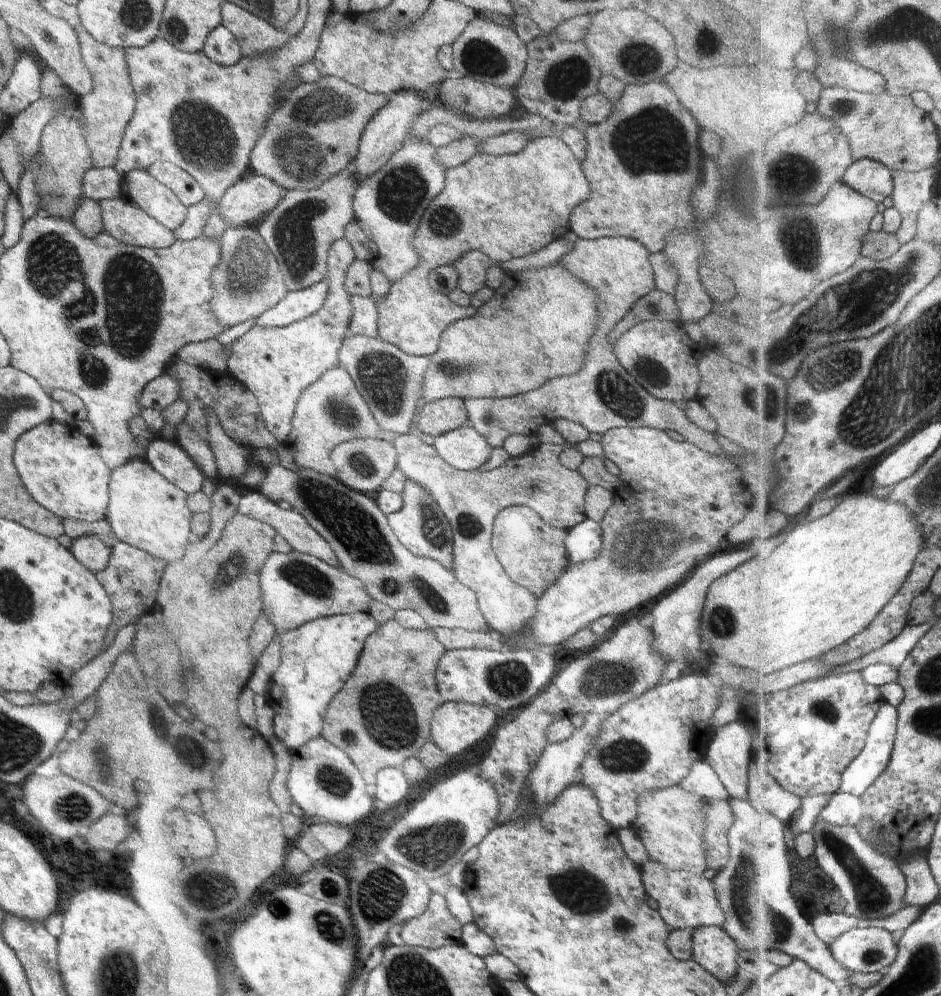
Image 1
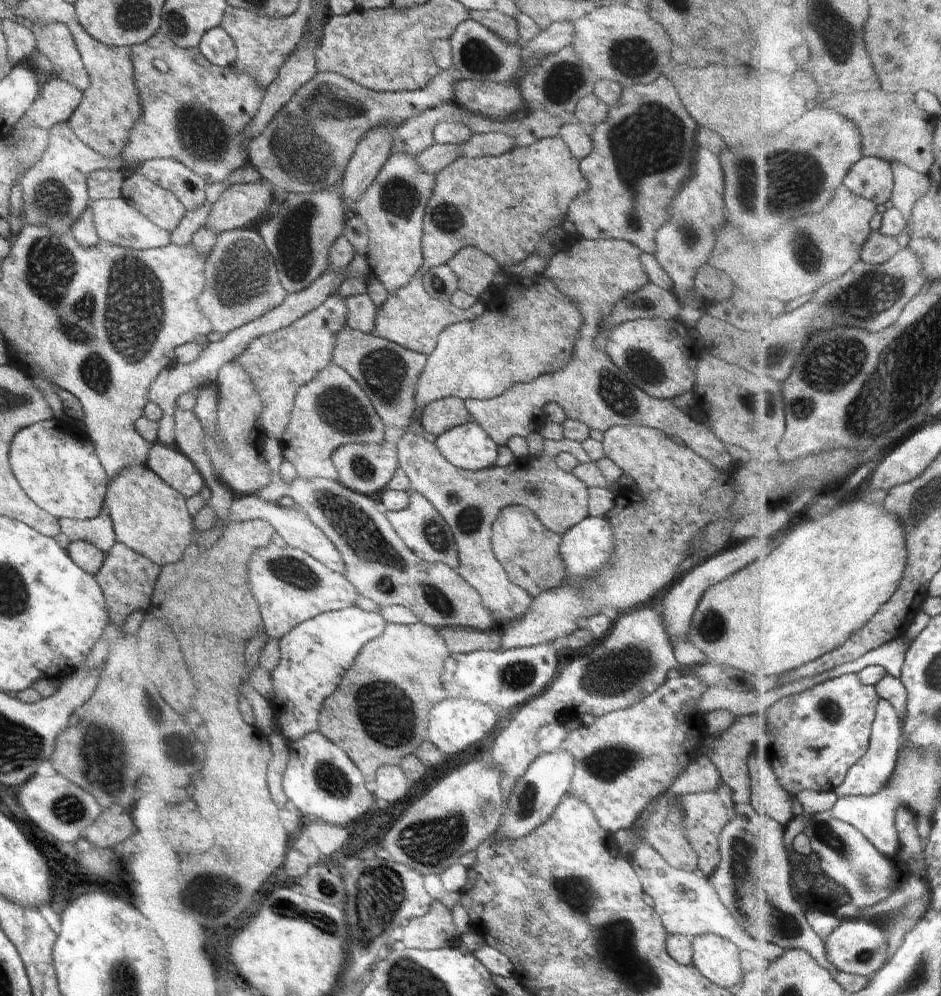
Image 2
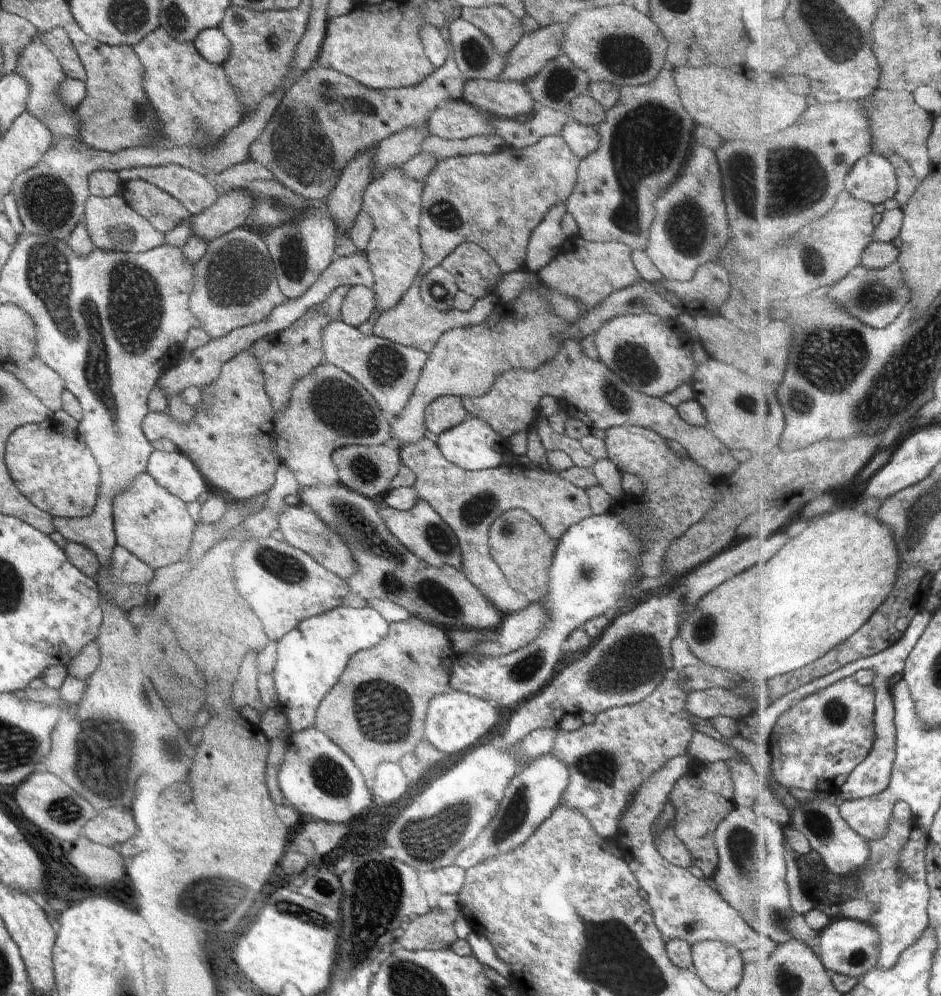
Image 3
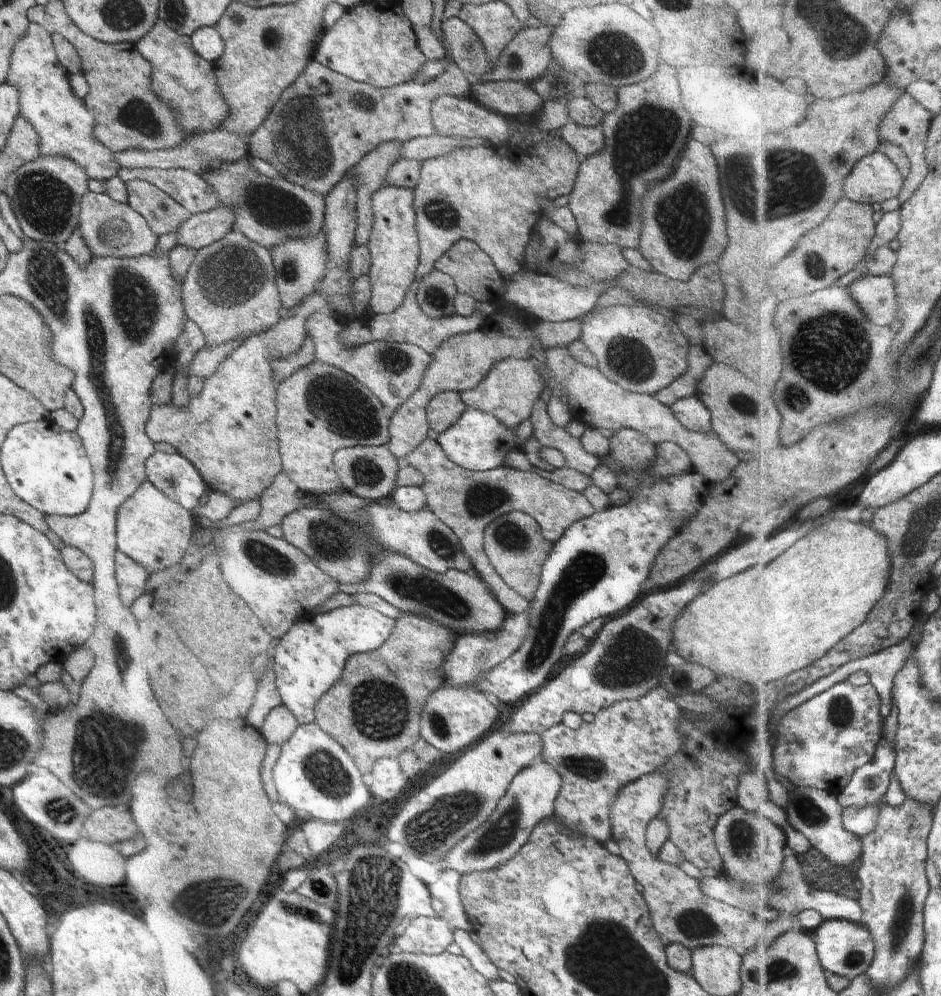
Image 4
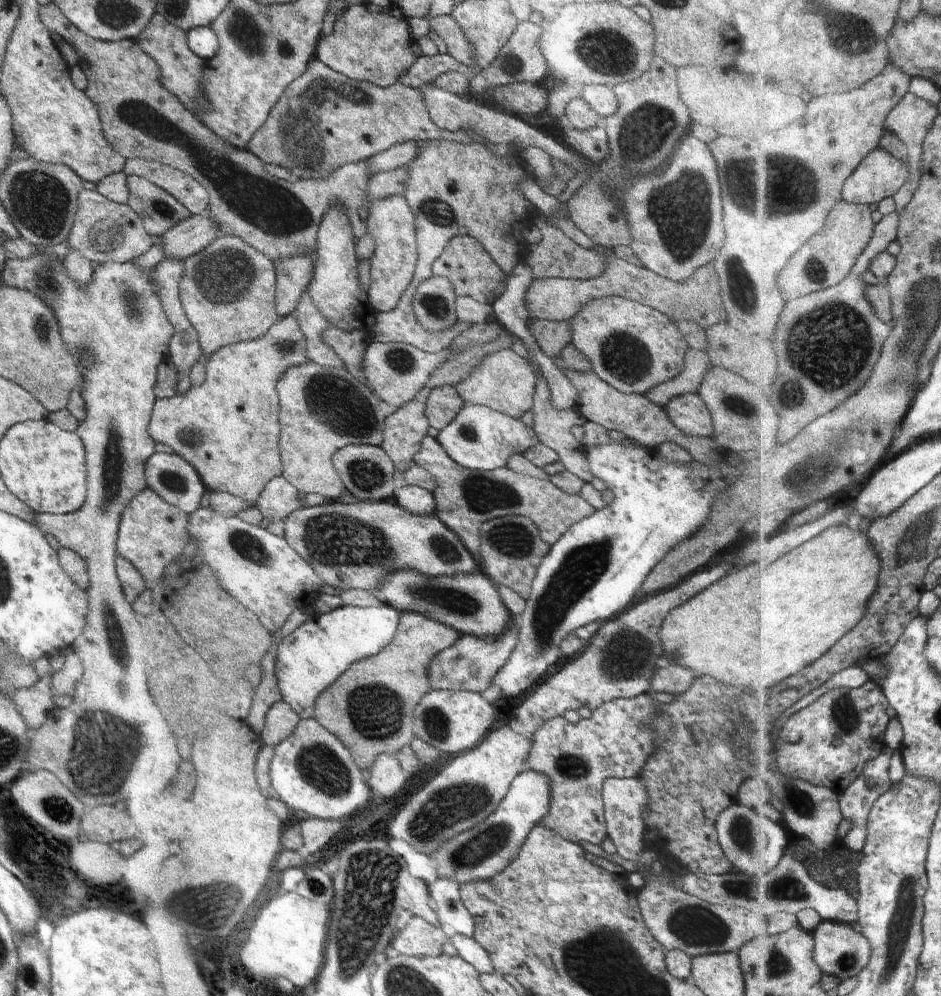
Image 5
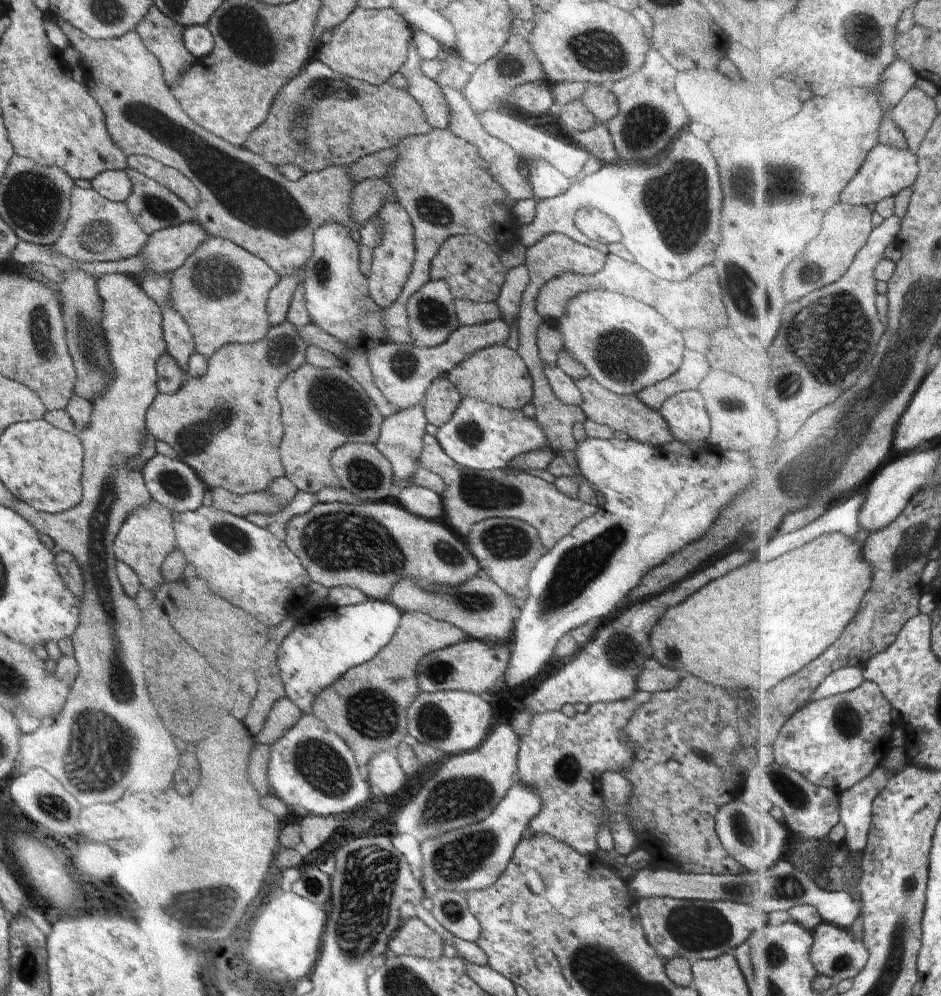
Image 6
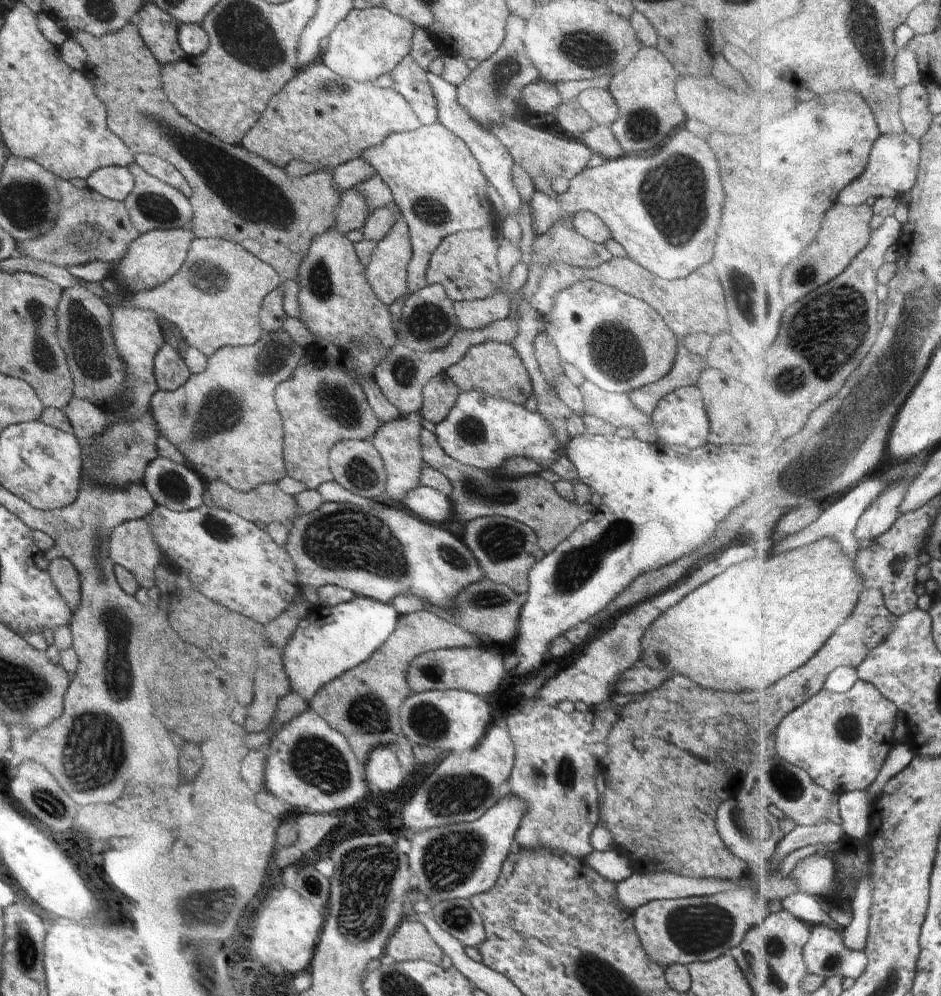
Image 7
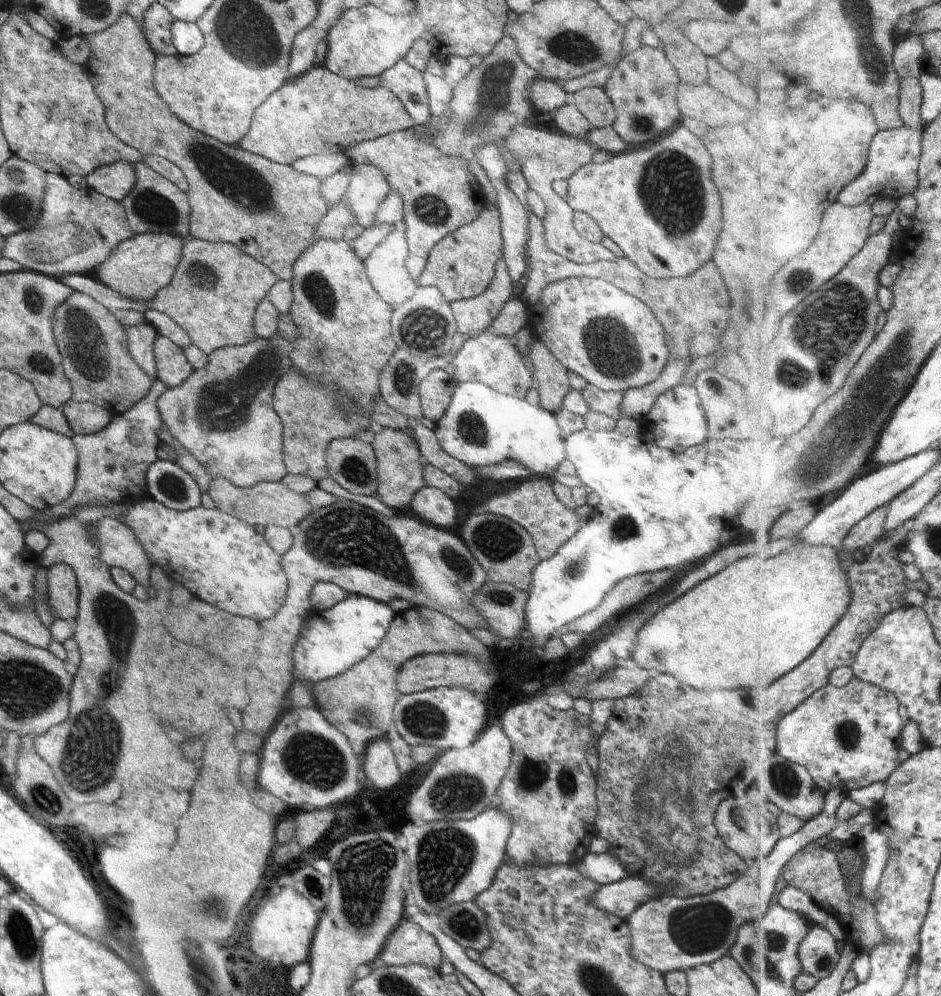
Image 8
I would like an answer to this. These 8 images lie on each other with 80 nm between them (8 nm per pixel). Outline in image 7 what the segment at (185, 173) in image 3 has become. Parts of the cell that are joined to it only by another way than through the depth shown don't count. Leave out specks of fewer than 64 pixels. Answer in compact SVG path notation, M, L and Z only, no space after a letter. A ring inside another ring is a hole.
M146 153L135 154L133 162L136 163L144 172L150 176L161 180L164 184L171 186L181 192L188 200L192 196L191 186L182 176L182 173L169 162L161 158Z

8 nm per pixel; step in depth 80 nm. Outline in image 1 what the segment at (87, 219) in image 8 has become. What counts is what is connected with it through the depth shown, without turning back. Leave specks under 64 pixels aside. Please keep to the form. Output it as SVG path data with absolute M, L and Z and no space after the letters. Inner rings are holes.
M122 197L101 200L99 205L103 230L118 242L135 247L163 249L176 240L169 228Z

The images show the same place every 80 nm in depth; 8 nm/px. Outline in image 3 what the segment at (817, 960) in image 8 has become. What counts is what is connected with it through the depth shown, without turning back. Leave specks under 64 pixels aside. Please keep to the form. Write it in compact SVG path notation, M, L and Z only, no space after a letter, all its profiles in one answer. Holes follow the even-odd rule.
M846 916L835 918L834 922L827 929L824 929L820 936L821 959L825 961L829 970L863 979L878 968L883 938L874 924Z

